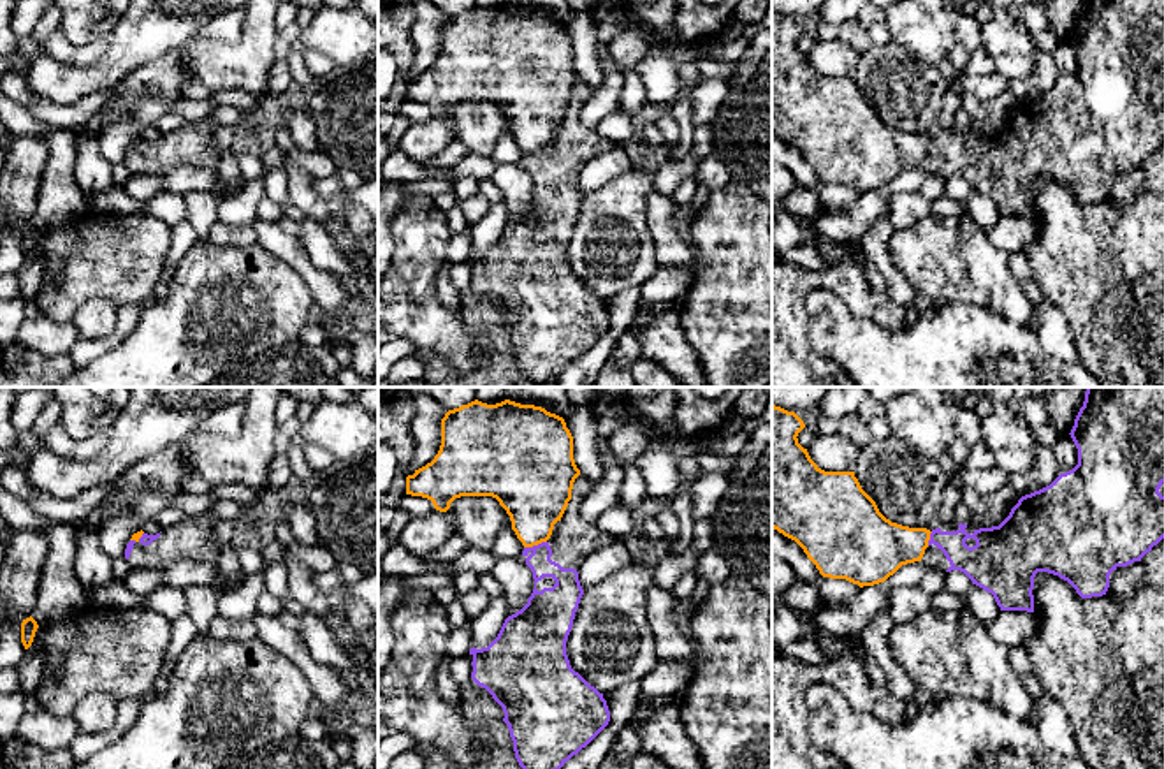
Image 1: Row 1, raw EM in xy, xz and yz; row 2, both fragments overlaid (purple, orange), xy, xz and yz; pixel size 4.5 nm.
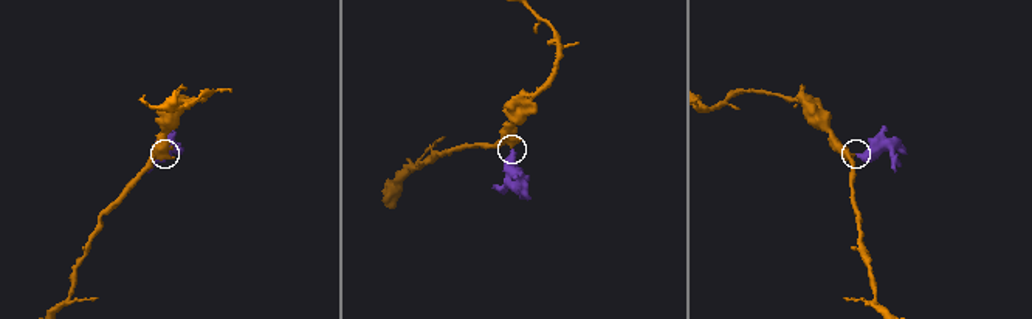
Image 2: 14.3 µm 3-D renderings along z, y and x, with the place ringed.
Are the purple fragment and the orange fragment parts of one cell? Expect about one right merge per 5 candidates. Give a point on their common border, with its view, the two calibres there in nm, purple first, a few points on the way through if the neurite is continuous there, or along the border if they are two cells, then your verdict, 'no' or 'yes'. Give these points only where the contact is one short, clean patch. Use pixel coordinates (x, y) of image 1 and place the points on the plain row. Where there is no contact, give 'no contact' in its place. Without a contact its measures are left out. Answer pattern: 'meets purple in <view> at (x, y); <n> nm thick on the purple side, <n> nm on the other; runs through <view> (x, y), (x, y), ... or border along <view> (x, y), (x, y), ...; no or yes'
meets purple in xz at (535, 152); 130 nm thick on the purple side, 320 nm on the other; border along xz (545, 146), (524, 153); no

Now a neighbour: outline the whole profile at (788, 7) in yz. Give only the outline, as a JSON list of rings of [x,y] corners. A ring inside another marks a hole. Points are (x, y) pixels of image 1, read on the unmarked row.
[[[772,0],[772,11],[788,18],[816,14],[825,0]]]

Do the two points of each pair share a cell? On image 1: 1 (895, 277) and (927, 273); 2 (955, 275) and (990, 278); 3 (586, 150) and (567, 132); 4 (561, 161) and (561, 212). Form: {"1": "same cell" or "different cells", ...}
{"1": "different cells", "2": "different cells", "3": "same cell", "4": "same cell"}

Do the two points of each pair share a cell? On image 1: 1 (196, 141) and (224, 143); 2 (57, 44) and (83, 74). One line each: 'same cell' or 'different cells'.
1: different cells
2: different cells

